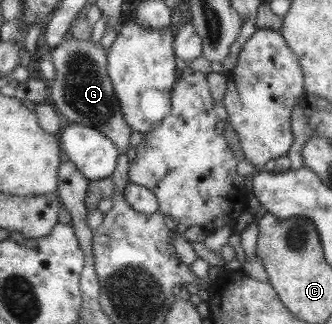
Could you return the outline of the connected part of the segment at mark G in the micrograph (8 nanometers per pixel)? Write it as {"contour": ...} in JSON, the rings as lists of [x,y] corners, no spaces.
{"contour":[[[68,36],[61,45],[51,51],[51,57],[56,69],[56,77],[49,84],[48,102],[52,103],[59,113],[69,120],[69,123],[75,122],[101,130],[110,140],[113,140],[121,153],[127,153],[133,130],[132,126],[128,124],[127,117],[124,116],[123,105],[120,104],[120,98],[117,97],[113,79],[109,76],[108,50],[105,50],[99,42],[95,44],[90,39],[76,39],[76,37]]]}

